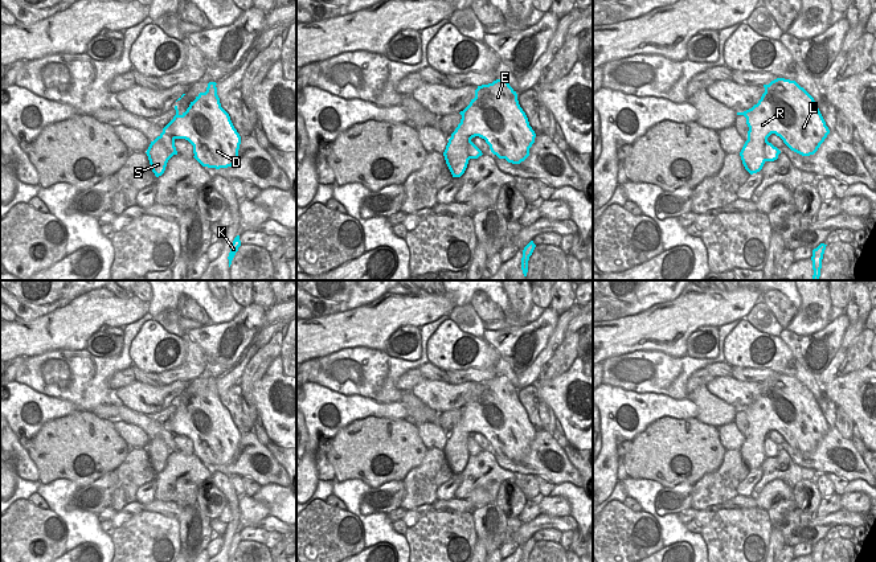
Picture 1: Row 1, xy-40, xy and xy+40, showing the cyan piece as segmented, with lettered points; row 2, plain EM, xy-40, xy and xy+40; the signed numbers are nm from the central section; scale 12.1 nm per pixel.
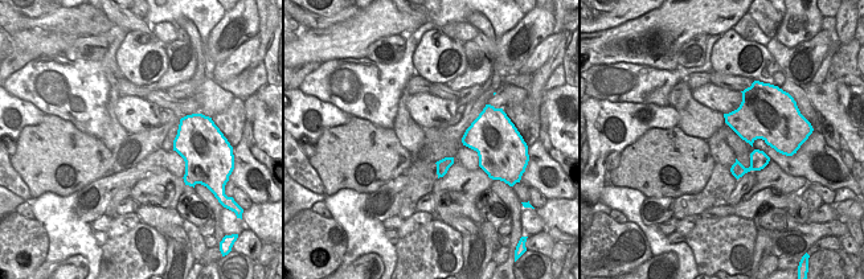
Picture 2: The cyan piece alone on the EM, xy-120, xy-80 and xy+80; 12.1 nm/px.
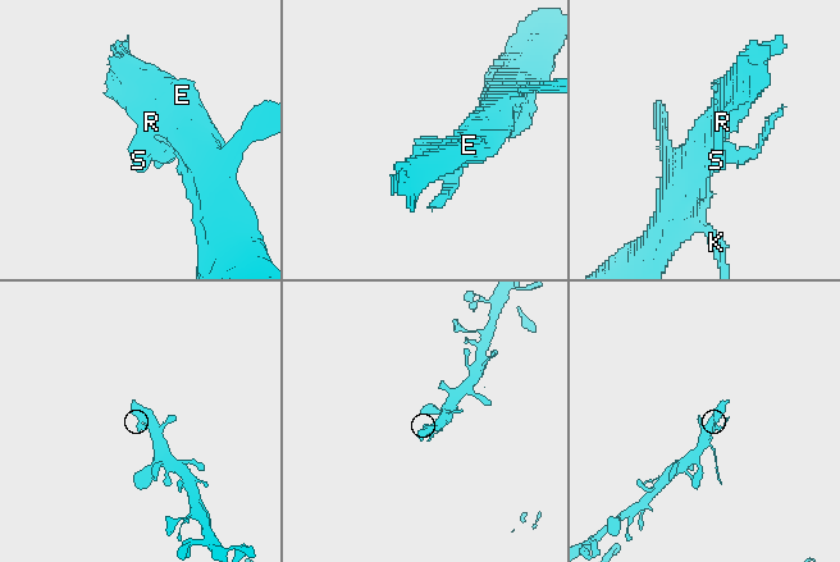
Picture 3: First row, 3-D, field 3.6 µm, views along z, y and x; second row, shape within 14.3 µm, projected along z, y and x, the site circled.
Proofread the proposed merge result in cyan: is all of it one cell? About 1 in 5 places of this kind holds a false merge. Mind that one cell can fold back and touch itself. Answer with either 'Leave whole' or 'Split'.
Leave whole

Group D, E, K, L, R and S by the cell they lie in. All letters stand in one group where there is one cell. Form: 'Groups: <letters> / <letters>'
Groups: D E K L R S

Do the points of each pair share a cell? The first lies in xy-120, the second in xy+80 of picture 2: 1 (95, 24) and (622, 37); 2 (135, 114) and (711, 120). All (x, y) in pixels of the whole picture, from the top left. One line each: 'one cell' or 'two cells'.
1: one cell
2: two cells

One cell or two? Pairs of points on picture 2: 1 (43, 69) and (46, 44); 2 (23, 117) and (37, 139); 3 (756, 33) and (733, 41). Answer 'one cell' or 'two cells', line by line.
1: two cells
2: two cells
3: two cells

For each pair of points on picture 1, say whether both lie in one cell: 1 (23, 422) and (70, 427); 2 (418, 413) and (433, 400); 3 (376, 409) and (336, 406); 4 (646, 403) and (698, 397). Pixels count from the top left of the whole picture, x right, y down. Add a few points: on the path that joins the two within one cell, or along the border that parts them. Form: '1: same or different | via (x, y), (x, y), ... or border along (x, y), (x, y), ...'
1: different | border along (72, 413), (49, 419), (33, 437)
2: different | border along (410, 390), (438, 413)
3: same | via (367, 407), (346, 407)
4: different | border along (687, 398), (695, 403)

